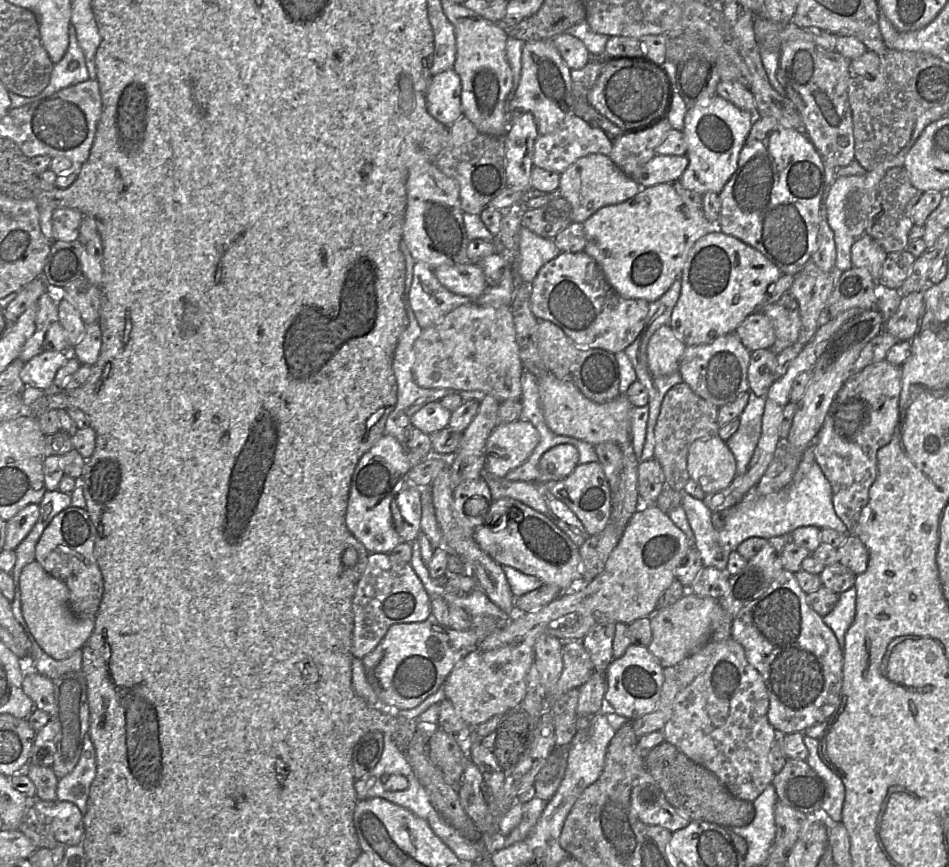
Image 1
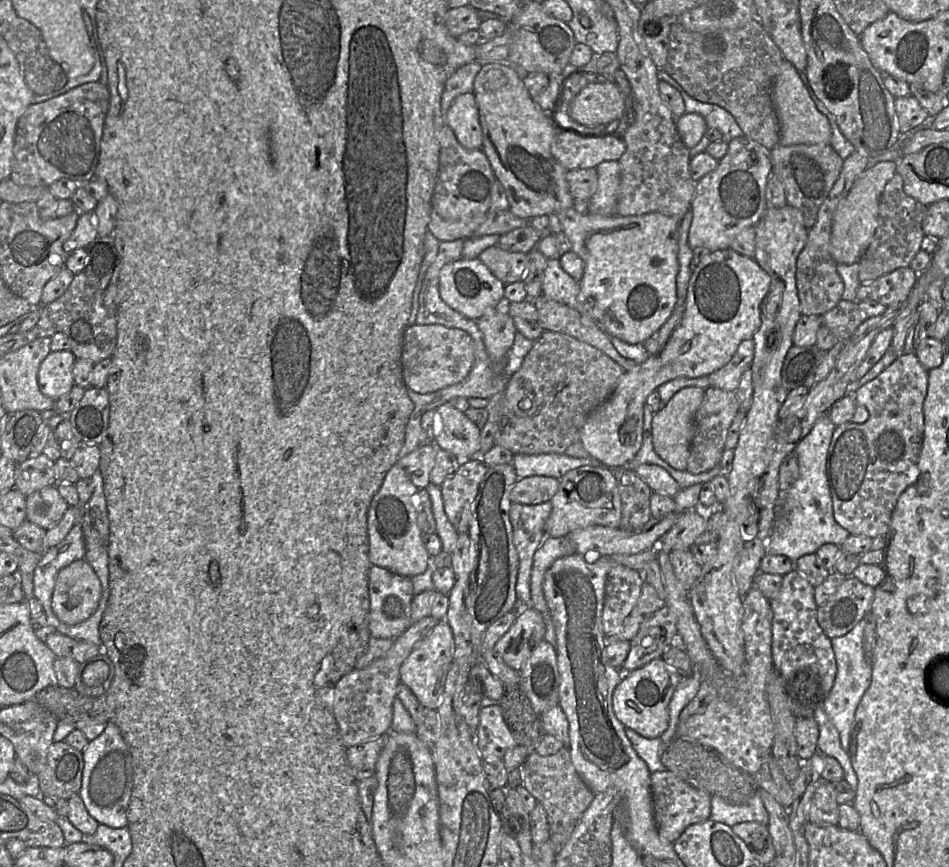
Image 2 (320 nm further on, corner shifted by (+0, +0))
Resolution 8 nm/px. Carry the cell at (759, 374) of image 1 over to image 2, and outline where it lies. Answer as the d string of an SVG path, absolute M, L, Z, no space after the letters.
M793 345L784 360L781 377L783 386L791 391L811 383L827 351L813 346Z

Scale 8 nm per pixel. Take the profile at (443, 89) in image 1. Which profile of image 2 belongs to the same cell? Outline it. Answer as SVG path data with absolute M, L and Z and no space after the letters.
M472 93L455 98L445 115L445 122L463 147L471 150L482 149L483 132L477 103Z

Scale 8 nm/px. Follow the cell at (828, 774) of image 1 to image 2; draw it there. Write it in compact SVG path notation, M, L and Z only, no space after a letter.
M823 705L815 710L813 718L819 728L818 752L836 759L843 768L844 780L849 783L853 790L856 790L858 780L851 759L843 749L839 732L825 713Z

